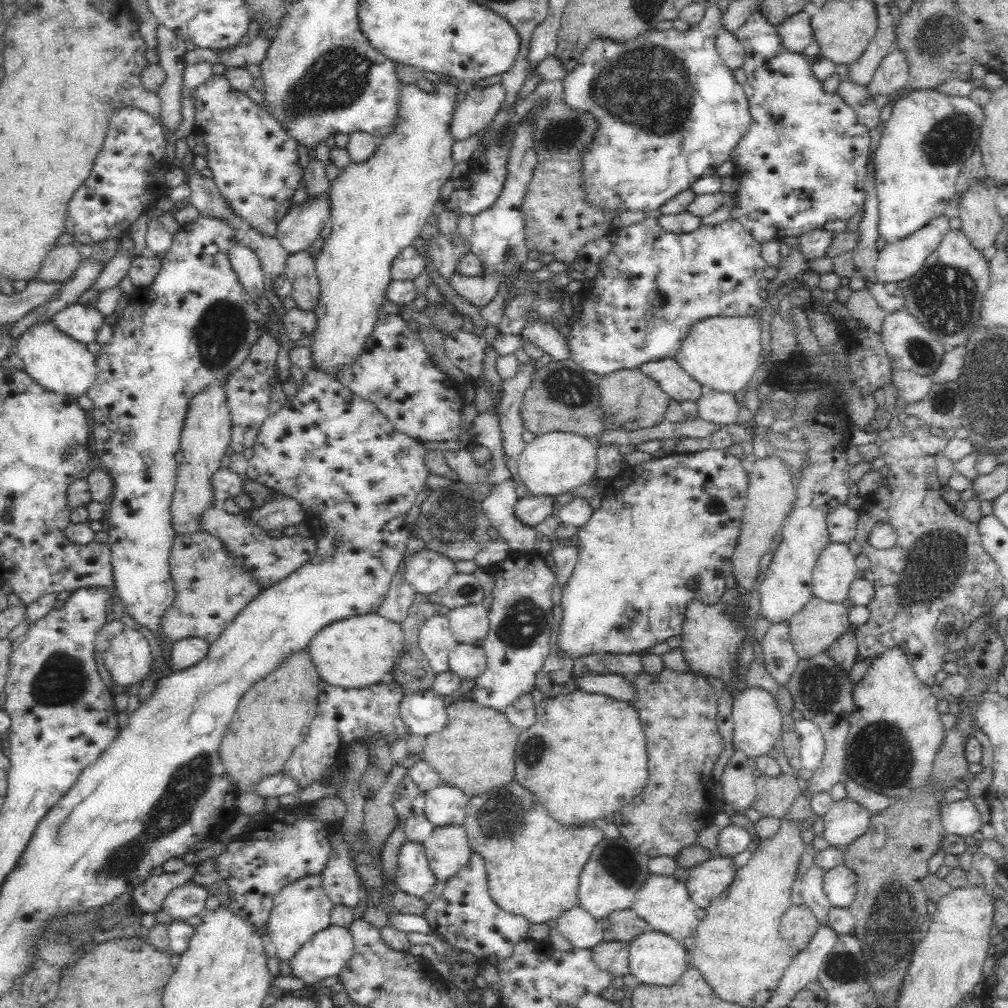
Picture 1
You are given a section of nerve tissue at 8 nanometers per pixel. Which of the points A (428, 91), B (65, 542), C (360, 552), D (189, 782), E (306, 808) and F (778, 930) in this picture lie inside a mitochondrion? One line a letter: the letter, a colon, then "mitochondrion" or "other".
A: other
B: other
C: other
D: mitochondrion
E: other
F: other

